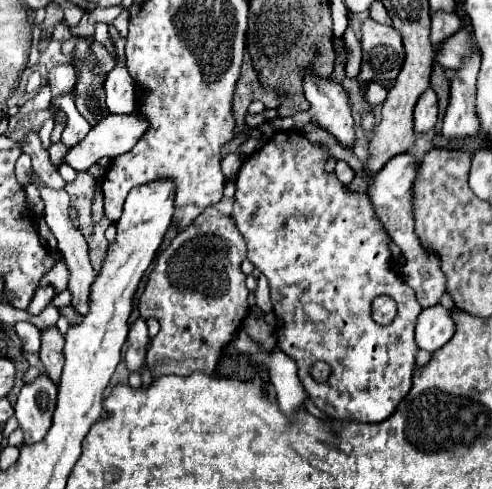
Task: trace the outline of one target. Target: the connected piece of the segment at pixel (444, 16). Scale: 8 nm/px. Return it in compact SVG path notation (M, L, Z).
M434 11L432 15L432 25L430 25L430 41L432 45L440 45L446 37L456 33L462 27L462 19L456 13L444 13L444 11Z

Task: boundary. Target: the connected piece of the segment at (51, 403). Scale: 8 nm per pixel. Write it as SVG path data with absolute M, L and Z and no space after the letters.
M38 375L20 389L14 413L24 431L26 445L38 443L48 433L56 407L56 393L56 383L46 375Z

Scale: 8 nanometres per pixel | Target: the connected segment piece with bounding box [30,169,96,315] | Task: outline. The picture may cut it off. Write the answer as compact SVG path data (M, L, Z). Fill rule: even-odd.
M30 169L30 183L32 185L38 185L40 187L40 197L44 201L44 219L48 223L48 227L52 229L56 241L58 241L58 249L66 261L66 267L70 271L70 279L68 279L68 291L72 295L72 301L70 305L76 309L76 313L80 315L86 315L88 313L88 293L90 293L90 285L92 285L92 277L96 275L96 271L92 269L90 265L90 259L88 259L88 245L86 245L86 239L84 235L72 225L70 217L68 217L68 209L70 209L70 197L68 193L62 189L62 191L56 191L56 189L50 189L46 185L40 185L40 179L38 175Z

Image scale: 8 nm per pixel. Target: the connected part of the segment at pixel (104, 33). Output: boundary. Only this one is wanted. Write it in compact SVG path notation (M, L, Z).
M98 23L96 25L94 40L102 43L106 50L116 57L116 48L115 44L111 41L110 36L108 34L108 25L106 23Z

